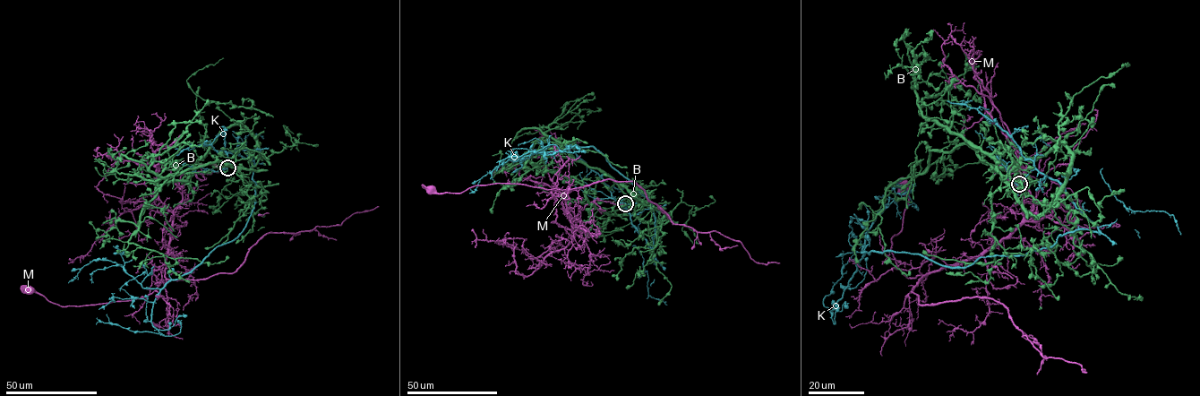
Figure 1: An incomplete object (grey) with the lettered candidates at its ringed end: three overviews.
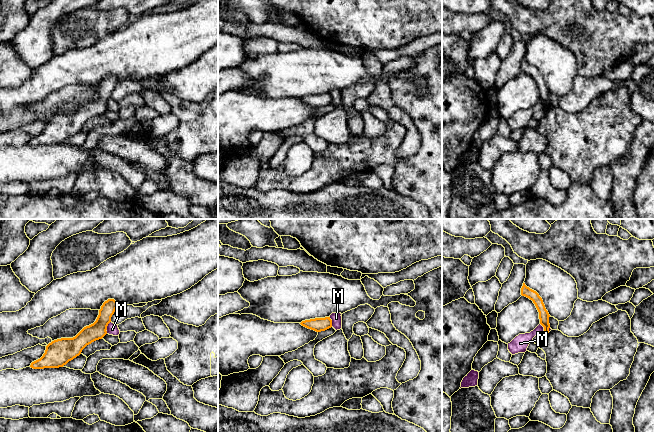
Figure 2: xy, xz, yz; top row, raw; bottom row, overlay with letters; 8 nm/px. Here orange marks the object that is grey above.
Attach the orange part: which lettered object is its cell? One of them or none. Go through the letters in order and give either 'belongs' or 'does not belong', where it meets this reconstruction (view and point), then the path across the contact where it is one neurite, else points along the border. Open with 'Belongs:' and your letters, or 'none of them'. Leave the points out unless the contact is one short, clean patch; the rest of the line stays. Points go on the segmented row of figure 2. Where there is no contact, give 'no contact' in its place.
Belongs: none of them
B: does not belong; no contact
K: does not belong; no contact
M: does not belong; contact xy (106, 327); border xy (110, 321), (106, 333)

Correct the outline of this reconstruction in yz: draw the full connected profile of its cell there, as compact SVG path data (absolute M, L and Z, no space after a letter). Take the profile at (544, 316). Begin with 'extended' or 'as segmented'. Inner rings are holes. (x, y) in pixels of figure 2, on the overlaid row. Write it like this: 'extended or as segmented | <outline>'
as segmented | M523 283L523 286L521 288L521 295L529 298L535 304L539 312L540 324L544 327L543 334L547 335L549 333L549 328L550 328L550 324L549 324L550 315L545 308L542 298L539 296L539 294L536 291L527 287L525 283Z

